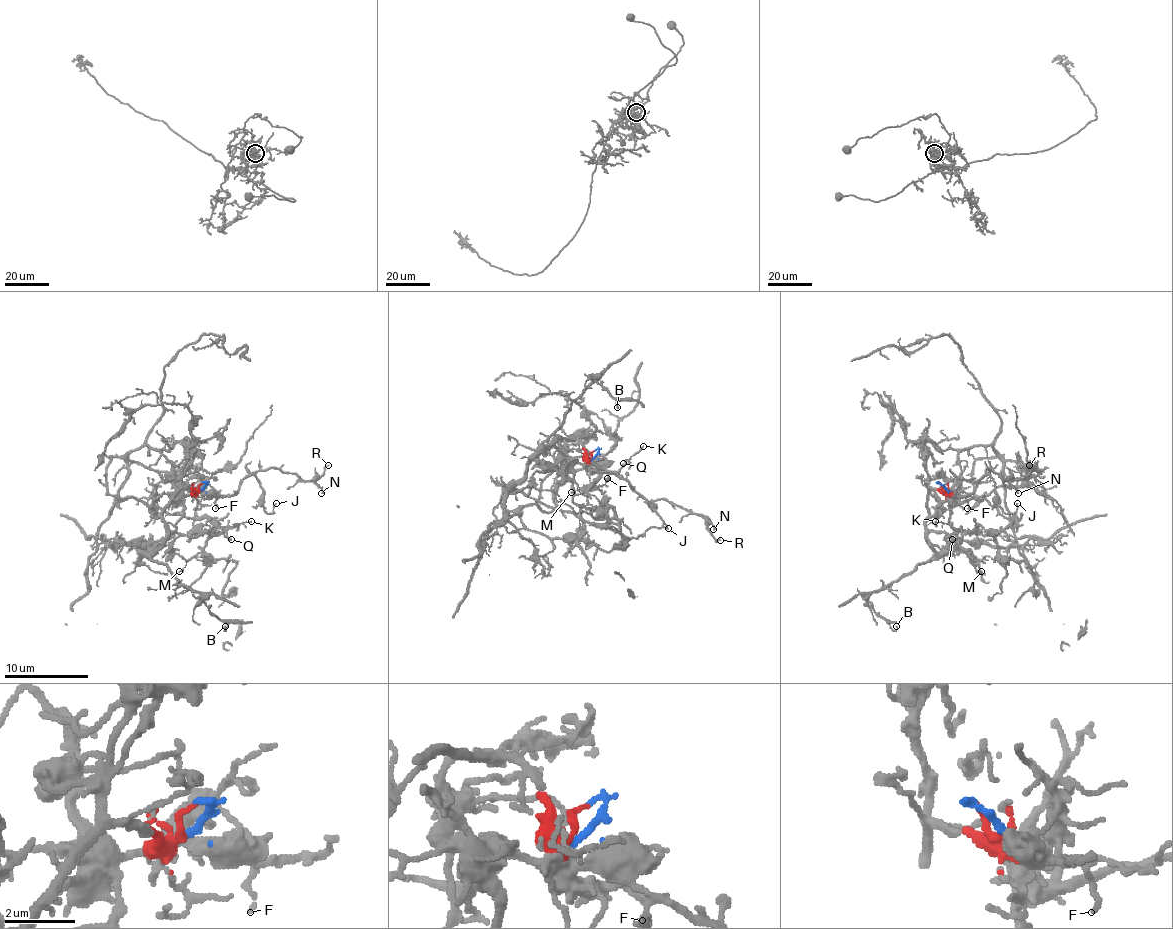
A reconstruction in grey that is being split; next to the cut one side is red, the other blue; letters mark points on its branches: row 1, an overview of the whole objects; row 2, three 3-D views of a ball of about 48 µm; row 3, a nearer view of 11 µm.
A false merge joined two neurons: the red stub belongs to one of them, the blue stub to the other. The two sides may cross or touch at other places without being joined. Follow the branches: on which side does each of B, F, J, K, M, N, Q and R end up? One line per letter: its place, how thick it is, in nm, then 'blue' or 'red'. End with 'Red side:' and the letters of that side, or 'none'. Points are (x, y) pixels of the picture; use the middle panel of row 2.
B: place (617, 407); calibre 80 nm; red
F: place (607, 478); calibre 120 nm; blue
J: place (668, 528); calibre 100 nm; blue
K: place (643, 446); calibre 100 nm; red
M: place (571, 492); calibre 120 nm; red
N: place (713, 529); calibre 140 nm; blue
Q: place (623, 463); calibre 100 nm; red
R: place (720, 540); calibre 130 nm; blue
Red side: B, K, M, Q

